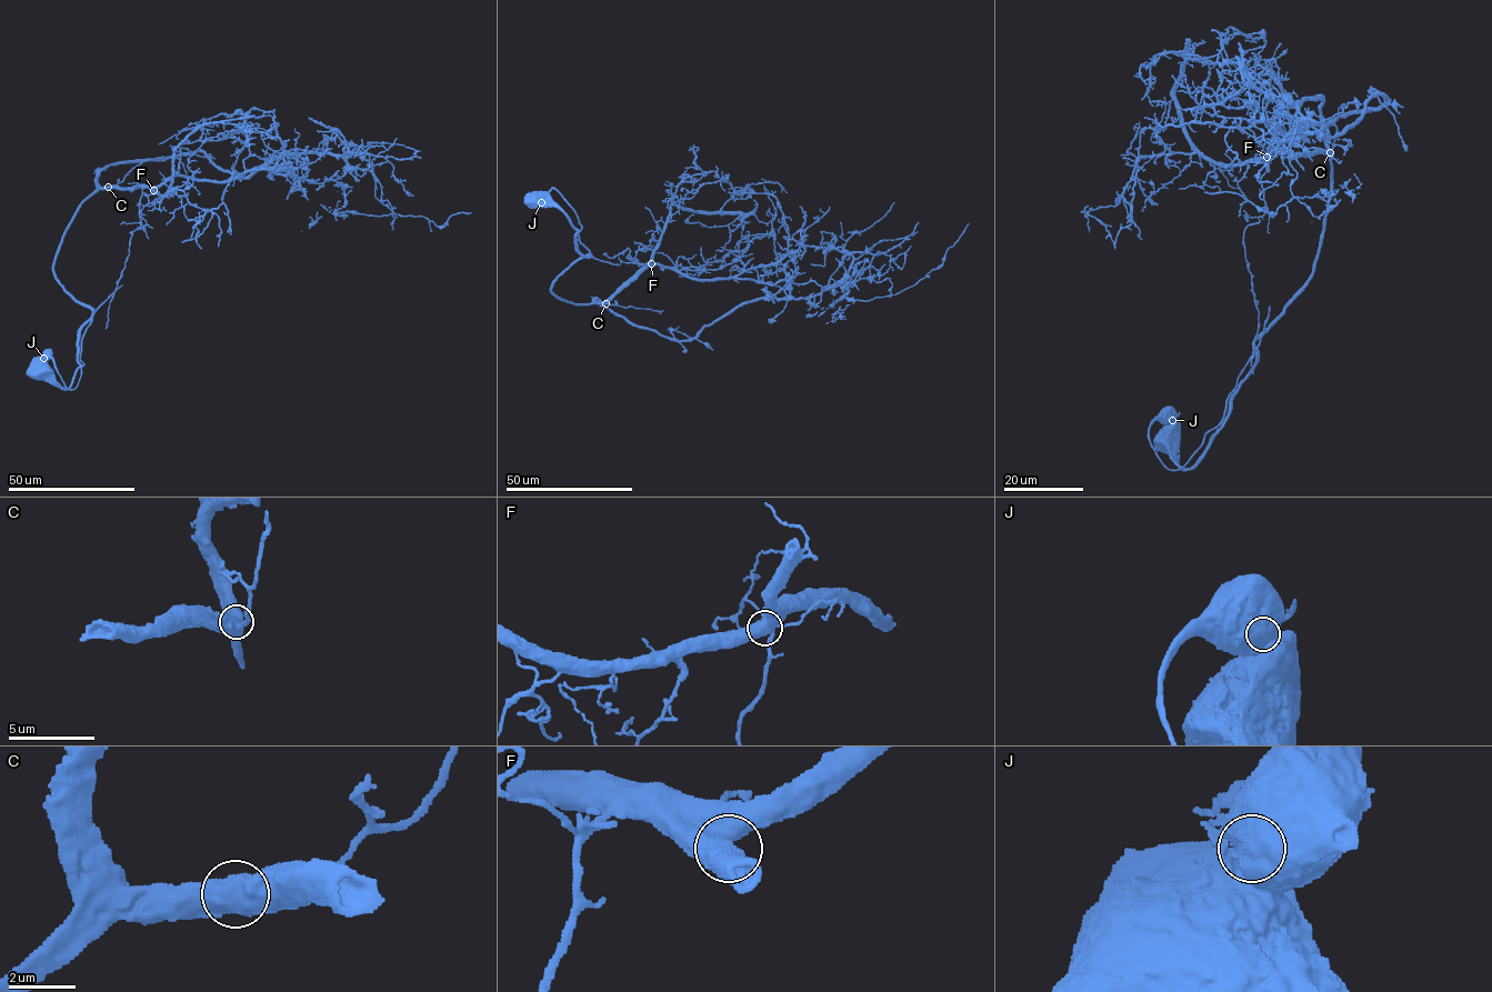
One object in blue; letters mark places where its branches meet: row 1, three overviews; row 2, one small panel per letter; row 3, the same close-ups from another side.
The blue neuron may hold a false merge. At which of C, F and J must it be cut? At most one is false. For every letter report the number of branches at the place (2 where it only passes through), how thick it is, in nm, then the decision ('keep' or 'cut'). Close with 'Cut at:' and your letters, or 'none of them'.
C: branches 2; calibre 550 nm; keep
F: branches 3; calibre 550 nm; keep
J: branches 2; calibre 1050 nm; cut
Cut at: J

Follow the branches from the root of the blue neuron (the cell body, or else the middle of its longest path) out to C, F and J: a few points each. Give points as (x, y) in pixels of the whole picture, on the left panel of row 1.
C: (37, 370), (67, 389), (80, 366), (78, 334), (92, 310), (66, 290), (53, 264), (77, 208), (108, 187)
F: (37, 370), (67, 389), (80, 366), (79, 330), (92, 316), (53, 271), (73, 213), (99, 189), (153, 190)
J: (37, 370), (34, 371), (34, 366), (43, 358)

